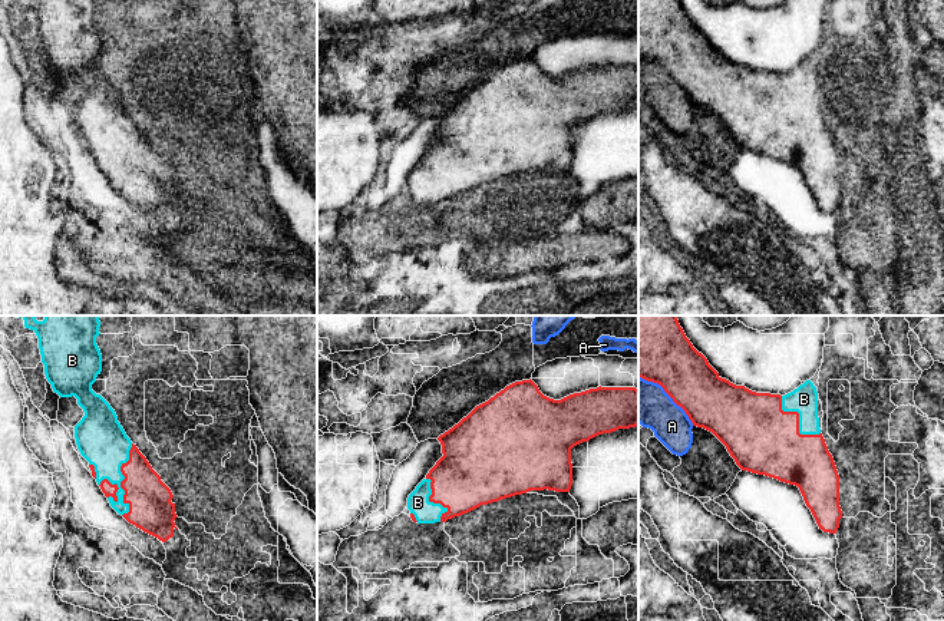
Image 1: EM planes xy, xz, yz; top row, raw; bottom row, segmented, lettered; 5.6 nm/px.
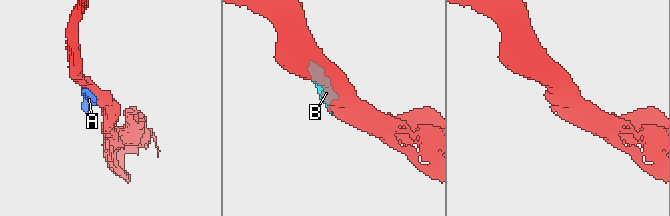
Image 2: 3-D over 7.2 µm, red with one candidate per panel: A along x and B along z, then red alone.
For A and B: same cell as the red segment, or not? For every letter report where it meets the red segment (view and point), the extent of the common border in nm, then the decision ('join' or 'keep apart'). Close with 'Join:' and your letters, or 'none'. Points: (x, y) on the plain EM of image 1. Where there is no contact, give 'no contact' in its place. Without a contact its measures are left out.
A: yz (667, 72) | 420 nm | keep apart
B: xy (122, 159) | 420 nm | join
Join: B

